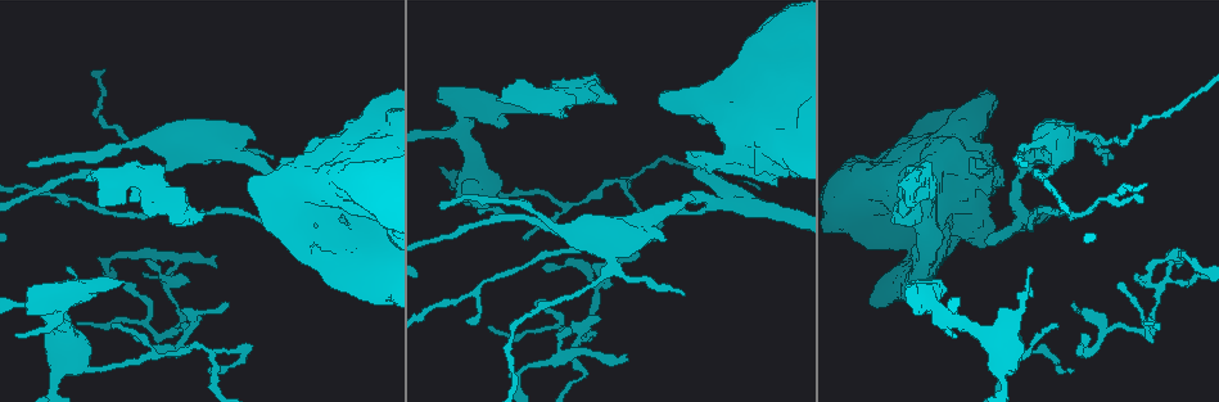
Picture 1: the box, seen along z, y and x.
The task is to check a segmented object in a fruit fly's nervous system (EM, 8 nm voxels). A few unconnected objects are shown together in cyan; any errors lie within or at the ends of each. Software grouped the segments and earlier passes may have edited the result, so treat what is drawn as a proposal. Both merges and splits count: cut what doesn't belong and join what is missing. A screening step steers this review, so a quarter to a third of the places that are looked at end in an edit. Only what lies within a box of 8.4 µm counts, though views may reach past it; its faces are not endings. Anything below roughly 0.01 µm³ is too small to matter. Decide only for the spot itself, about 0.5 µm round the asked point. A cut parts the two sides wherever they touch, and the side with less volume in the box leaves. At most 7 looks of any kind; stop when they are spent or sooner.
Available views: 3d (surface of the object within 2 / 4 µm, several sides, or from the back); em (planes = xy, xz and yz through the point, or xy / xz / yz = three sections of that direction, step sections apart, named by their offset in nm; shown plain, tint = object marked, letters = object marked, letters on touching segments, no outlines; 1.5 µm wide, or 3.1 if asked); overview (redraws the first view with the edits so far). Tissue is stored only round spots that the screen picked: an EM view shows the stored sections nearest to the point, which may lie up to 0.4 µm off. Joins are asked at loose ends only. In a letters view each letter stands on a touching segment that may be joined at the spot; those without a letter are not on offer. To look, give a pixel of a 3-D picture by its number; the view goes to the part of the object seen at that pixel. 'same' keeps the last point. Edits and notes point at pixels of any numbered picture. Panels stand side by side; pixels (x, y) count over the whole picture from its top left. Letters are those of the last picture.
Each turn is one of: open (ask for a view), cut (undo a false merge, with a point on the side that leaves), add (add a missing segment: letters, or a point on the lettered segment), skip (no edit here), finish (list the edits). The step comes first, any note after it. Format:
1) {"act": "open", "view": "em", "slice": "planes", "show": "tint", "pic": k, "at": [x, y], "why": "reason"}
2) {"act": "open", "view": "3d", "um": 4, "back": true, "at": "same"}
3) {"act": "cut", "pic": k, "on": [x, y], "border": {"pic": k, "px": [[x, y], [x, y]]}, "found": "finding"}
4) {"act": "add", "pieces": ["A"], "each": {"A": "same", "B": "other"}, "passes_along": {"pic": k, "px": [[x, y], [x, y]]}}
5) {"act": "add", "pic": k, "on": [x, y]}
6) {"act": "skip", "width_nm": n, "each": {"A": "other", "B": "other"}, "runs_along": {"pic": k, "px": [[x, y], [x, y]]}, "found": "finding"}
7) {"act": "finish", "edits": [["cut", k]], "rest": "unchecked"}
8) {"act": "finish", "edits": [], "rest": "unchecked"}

{"act": "open", "view": "3d", "um": 2, "pic": 1, "at": [122, 280], "why": "free end"}

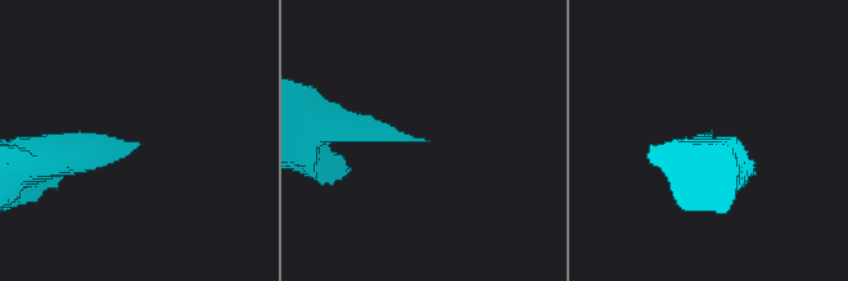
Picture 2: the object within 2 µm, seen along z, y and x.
{"act": "open", "view": "em", "slice": "xz", "step": 8, "show": "letters", "pic": 2, "at": [424, 138]}

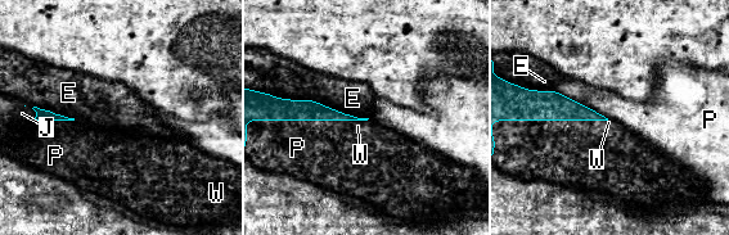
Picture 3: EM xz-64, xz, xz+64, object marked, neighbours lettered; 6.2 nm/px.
{"act": "open", "view": "em", "slice": "planes", "show": "letters", "at": "same", "why": "another direction"}

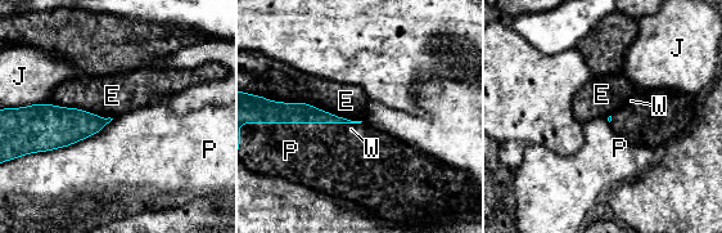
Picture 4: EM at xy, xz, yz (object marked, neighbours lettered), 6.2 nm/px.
{"act": "add", "pieces": ["W"], "longest_contact_nm": ["E", 600], "each": {"E": "other", "J": "other", "P": "other", "W": "same"}, "found": "it goes on there"}

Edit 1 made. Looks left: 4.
{"act": "open", "view": "overview"}

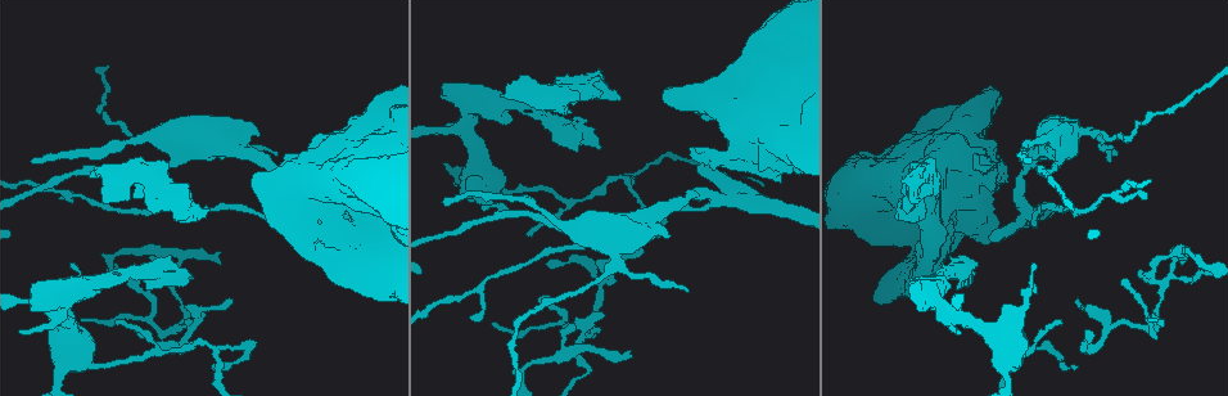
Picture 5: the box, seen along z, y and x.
{"act": "open", "view": "em", "slice": "planes", "show": "tint", "pic": 5, "at": [180, 329], "why": "three-way junction"}

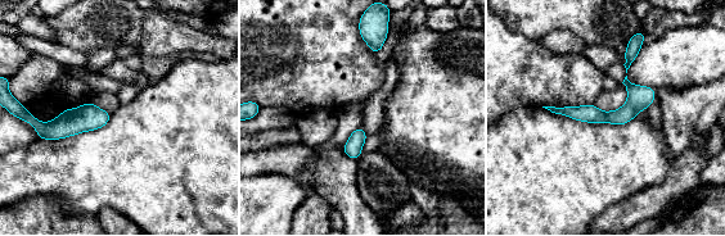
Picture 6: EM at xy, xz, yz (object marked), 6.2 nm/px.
{"act": "open", "view": "em", "slice": "planes", "show": "letters", "at": "same", "why": "what lies round it"}

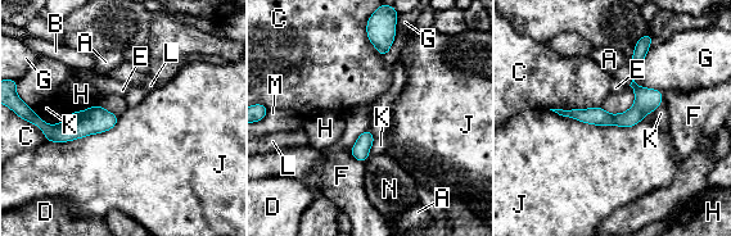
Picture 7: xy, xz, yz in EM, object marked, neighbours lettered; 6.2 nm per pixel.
{"act": "skip", "each": {"A": "other", "B": "other", "C": "other", "D": "other", "E": "other", "F": "other", "G": "other", "H": "other", "J": "other", "K": "other", "L": "other", "M": "other", "N": "other"}, "runs_along": {"pic": 7, "px": [[659, 94], [627, 119], [565, 113]]}, "found": "continuous, no second cell"}

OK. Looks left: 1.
{"act": "open", "view": "em", "slice": "planes", "show": "letters", "pic": 5, "at": [644, 253], "why": "branch stops here"}

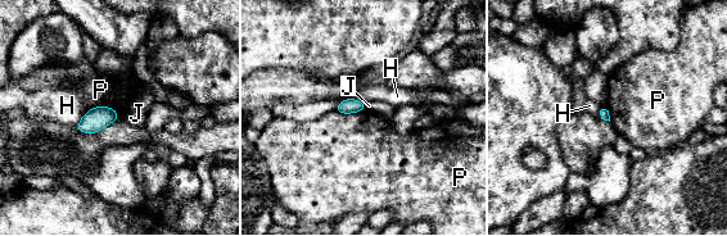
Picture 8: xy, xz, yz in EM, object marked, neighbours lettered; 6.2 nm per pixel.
{"act": "skip", "each": {"H": "other", "J": "other", "P": "other"}, "border": {"pic": 8, "px": [[89, 109], [108, 107], [120, 117]]}, "found": "none of them fits"}

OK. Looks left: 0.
{"act": "finish", "edits": [["add", 4]], "rest": "unchecked"}

